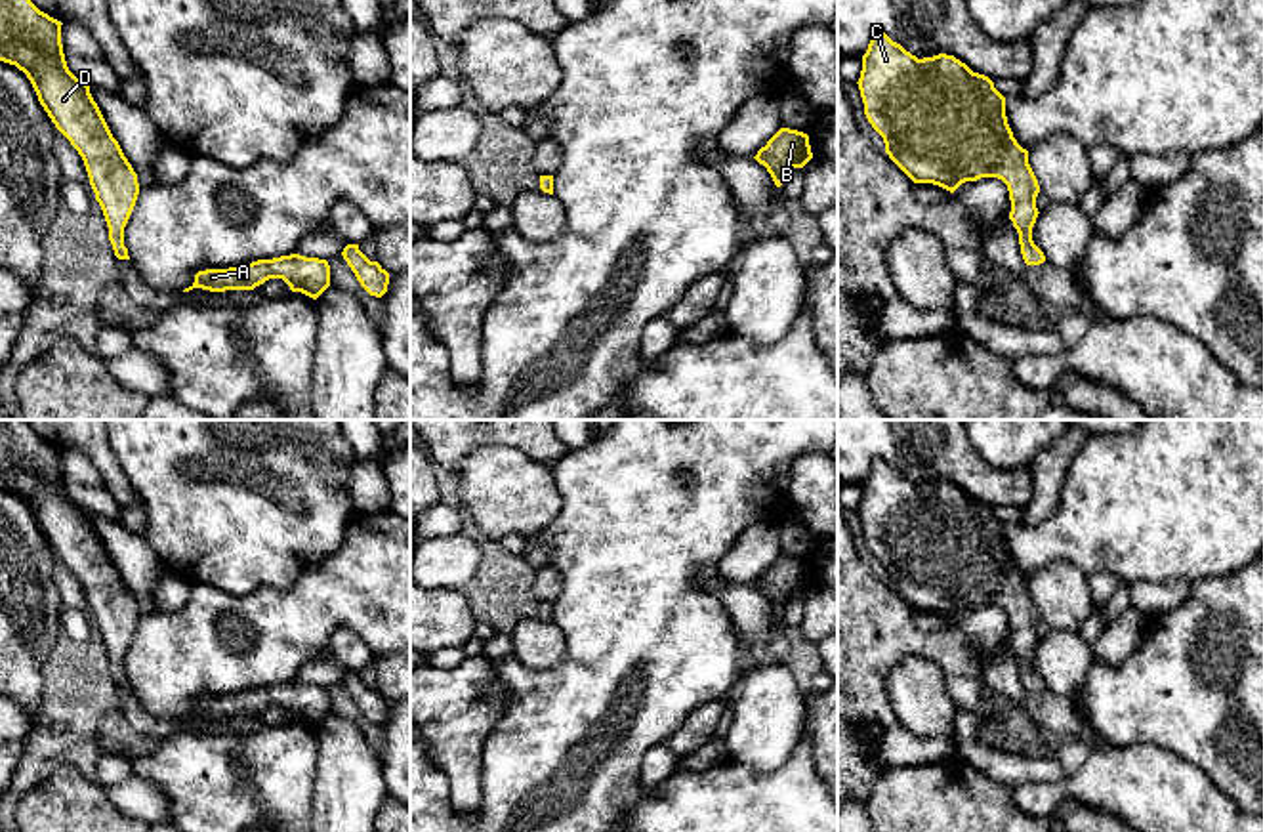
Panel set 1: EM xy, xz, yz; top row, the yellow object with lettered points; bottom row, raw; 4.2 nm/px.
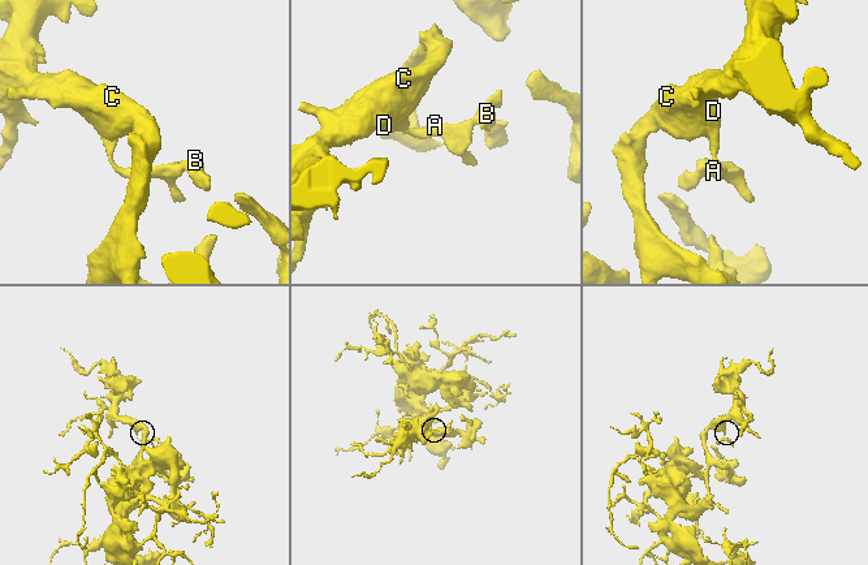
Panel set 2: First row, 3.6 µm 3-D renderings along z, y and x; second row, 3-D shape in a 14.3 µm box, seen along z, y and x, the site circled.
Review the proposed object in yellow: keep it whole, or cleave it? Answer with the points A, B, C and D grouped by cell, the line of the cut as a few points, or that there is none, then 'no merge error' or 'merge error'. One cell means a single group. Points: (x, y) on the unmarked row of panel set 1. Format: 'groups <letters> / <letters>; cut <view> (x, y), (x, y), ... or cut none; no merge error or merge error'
groups A B C D; cut none; no merge error

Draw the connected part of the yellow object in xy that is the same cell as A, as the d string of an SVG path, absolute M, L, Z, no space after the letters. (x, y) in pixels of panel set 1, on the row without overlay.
M300 681L258 687L229 697L198 698L195 710L183 719L193 716L210 719L254 718L269 706L282 706L292 719L317 727L330 714L330 693L326 687Z

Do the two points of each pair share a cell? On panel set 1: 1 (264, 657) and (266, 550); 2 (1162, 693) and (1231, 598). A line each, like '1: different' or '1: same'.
1: different
2: same

